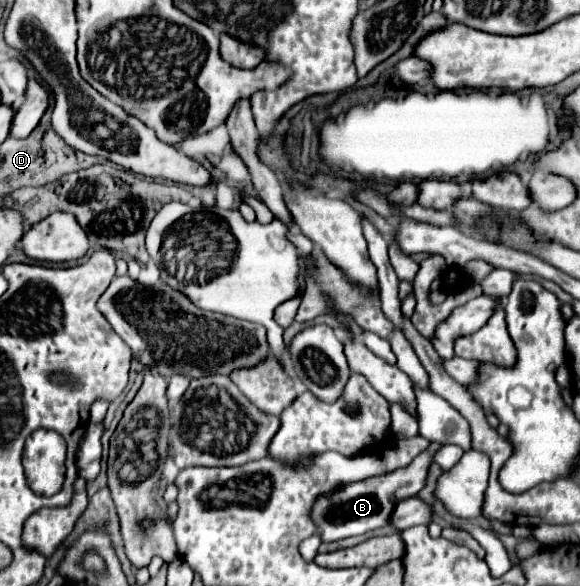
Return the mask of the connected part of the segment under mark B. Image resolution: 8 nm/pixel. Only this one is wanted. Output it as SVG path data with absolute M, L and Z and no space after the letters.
M432 443L424 453L420 453L410 465L406 465L402 469L396 469L392 473L384 473L384 475L378 475L378 477L354 481L354 483L342 483L330 495L316 497L316 501L310 509L310 519L314 521L322 543L338 541L338 539L352 537L352 535L364 535L372 529L388 525L388 517L390 517L396 501L406 499L406 497L414 497L424 487L428 467L430 467L430 461L432 461L432 453L438 447L440 447L438 443Z

